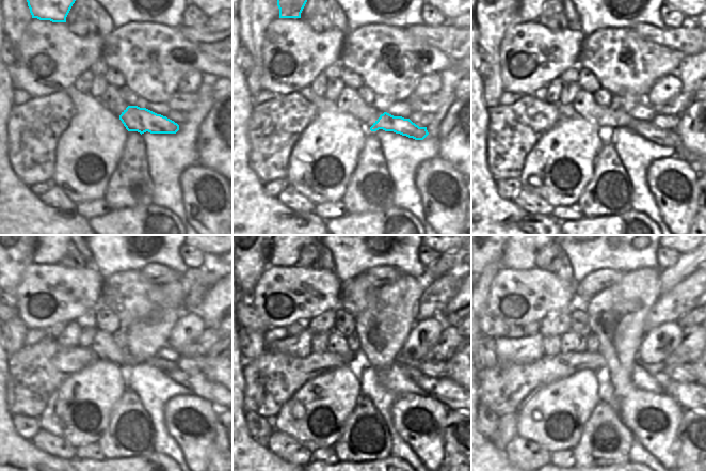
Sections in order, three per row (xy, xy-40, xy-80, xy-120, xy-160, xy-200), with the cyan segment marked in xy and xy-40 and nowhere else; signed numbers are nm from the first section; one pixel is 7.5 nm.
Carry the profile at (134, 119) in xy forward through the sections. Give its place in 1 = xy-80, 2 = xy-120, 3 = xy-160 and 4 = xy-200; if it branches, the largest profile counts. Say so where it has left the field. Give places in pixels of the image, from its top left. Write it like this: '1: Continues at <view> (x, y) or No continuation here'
1: Continues at xy-80 (663, 137)
2: Continues at xy-120 (201, 387)
3: Continues at xy-160 (446, 391)
4: Continues at xy-200 (688, 395)

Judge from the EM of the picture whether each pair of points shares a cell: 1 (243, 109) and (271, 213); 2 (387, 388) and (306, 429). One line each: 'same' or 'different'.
1: same
2: different

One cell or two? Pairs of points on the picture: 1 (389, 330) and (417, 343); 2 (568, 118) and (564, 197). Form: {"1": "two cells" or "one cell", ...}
{"1": "two cells", "2": "one cell"}

